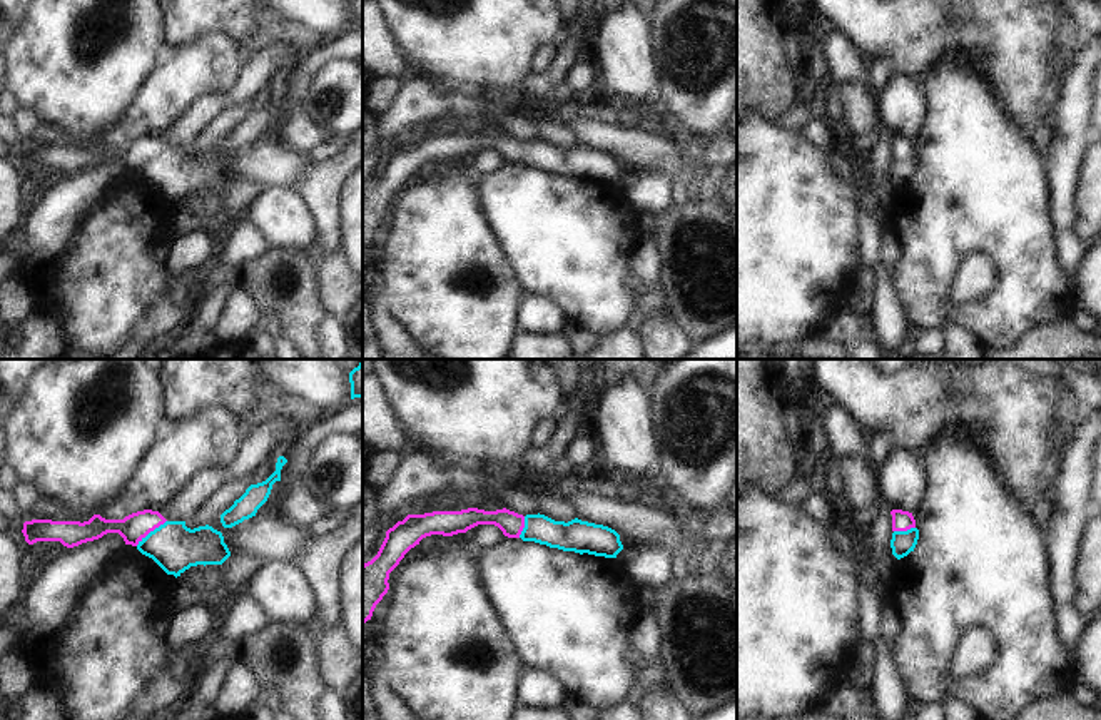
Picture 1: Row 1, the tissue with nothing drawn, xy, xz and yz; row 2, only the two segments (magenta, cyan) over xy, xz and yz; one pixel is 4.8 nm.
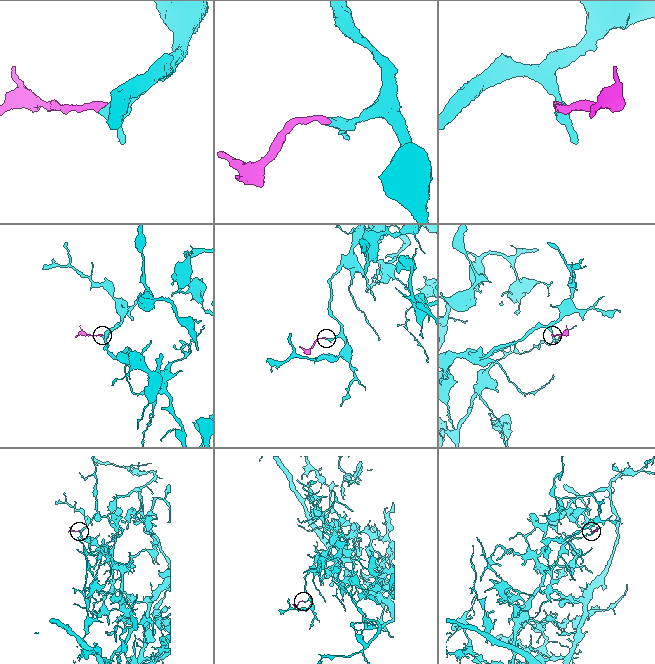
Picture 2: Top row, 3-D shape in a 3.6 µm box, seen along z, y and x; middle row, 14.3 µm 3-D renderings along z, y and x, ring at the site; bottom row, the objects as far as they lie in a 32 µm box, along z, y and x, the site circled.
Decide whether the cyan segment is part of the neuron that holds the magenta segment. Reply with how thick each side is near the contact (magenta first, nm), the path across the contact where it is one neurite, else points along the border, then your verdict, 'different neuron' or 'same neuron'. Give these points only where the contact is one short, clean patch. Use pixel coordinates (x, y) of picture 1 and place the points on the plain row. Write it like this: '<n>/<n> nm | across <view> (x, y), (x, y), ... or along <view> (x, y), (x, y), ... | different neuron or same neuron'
140/240 nm | across xy (132, 154), (151, 156), (174, 172) | same neuron

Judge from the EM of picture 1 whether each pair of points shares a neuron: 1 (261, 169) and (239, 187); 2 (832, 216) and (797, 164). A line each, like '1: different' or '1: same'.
1: different
2: same

